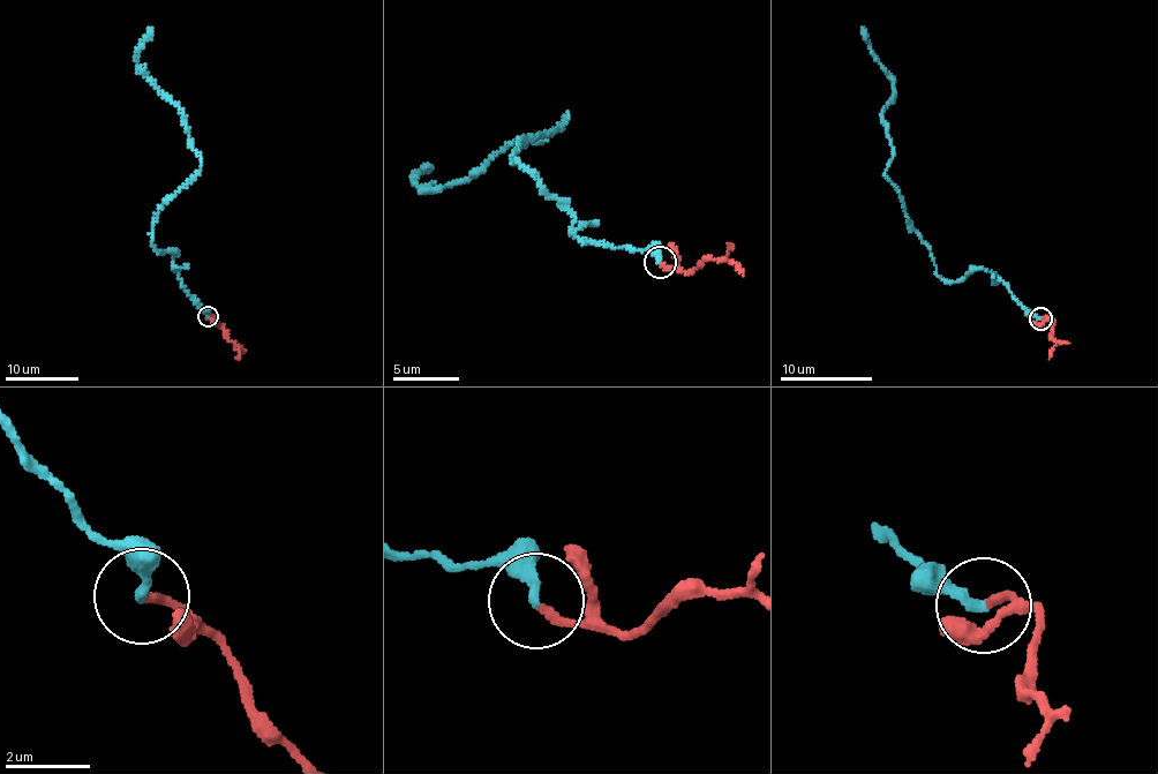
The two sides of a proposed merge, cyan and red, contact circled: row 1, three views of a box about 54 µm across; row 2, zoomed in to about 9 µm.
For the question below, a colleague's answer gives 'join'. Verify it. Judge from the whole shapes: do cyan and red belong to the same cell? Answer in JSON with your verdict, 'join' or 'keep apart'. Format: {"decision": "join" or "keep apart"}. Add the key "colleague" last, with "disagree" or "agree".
{"decision": "join", "colleague": "agree"}

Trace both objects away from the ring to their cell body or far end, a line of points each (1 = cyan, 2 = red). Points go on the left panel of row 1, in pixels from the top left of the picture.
1: (208, 317), (175, 254), (151, 240), (157, 210), (202, 164), (180, 107), (140, 67), (153, 27)
2: (208, 317), (222, 324), (235, 346), (237, 359)

